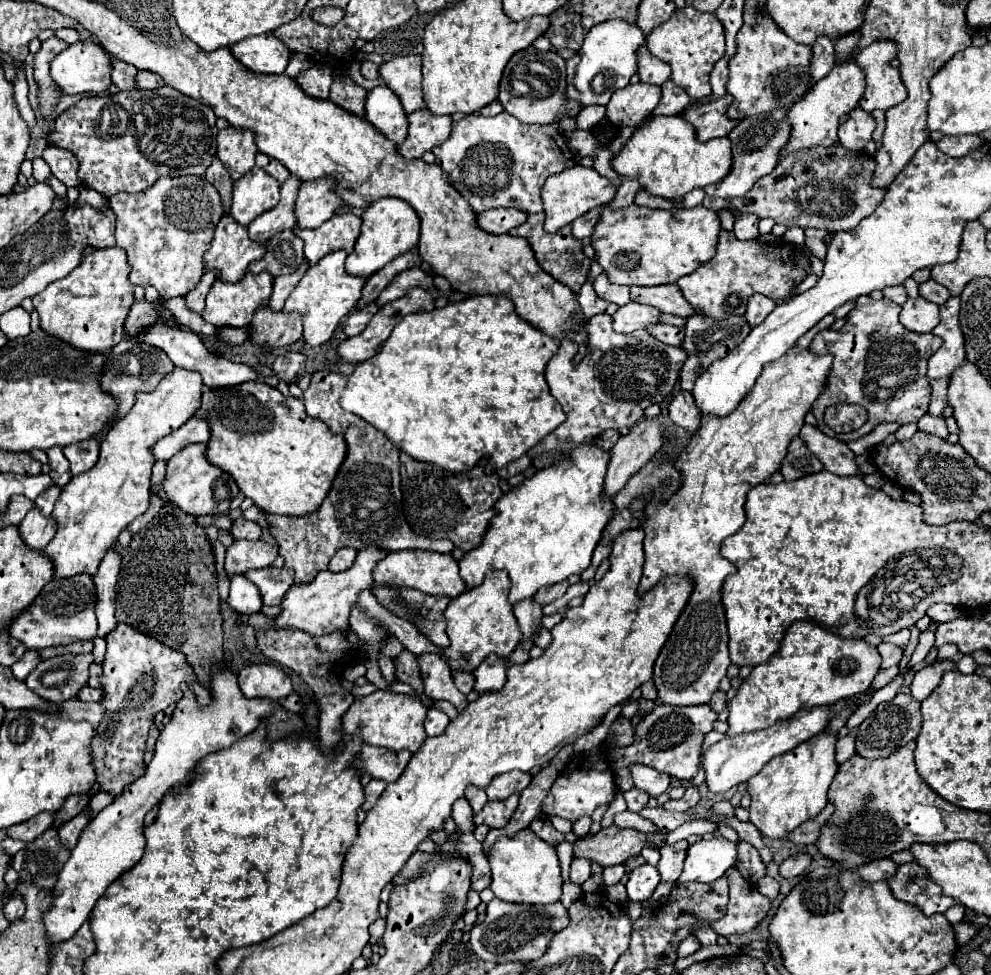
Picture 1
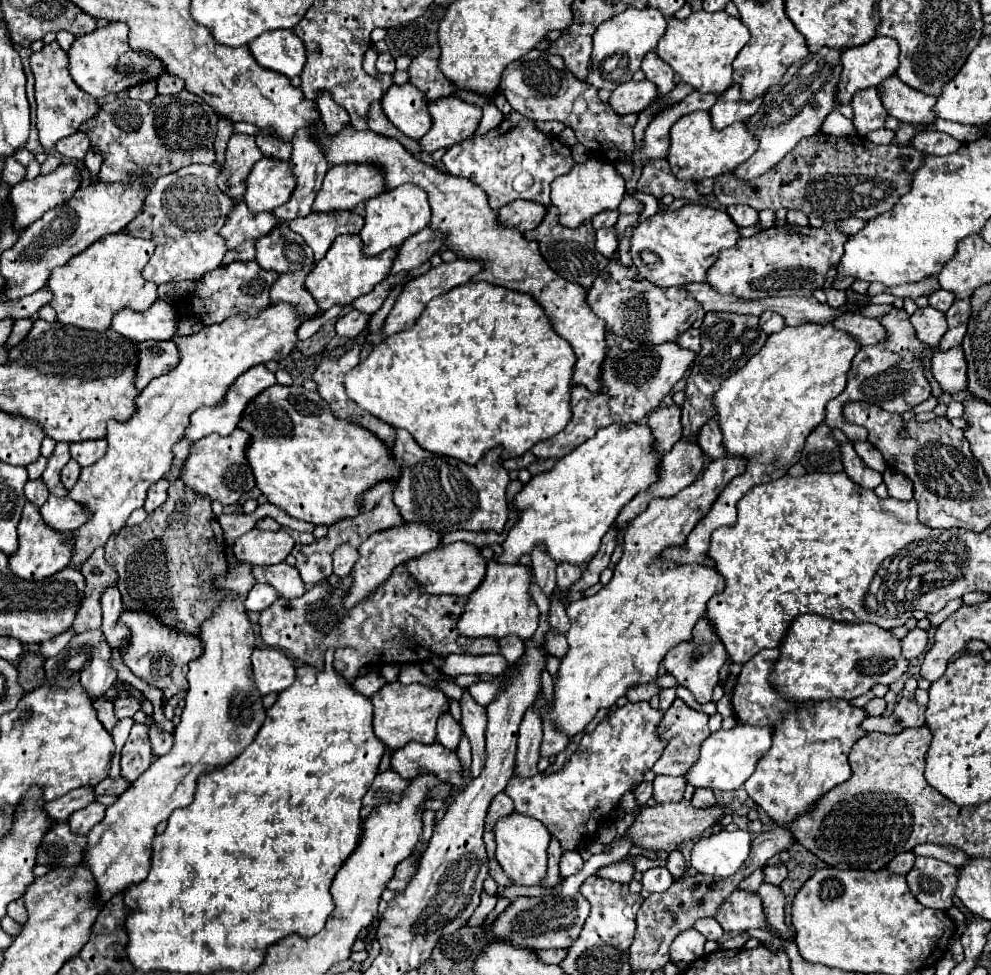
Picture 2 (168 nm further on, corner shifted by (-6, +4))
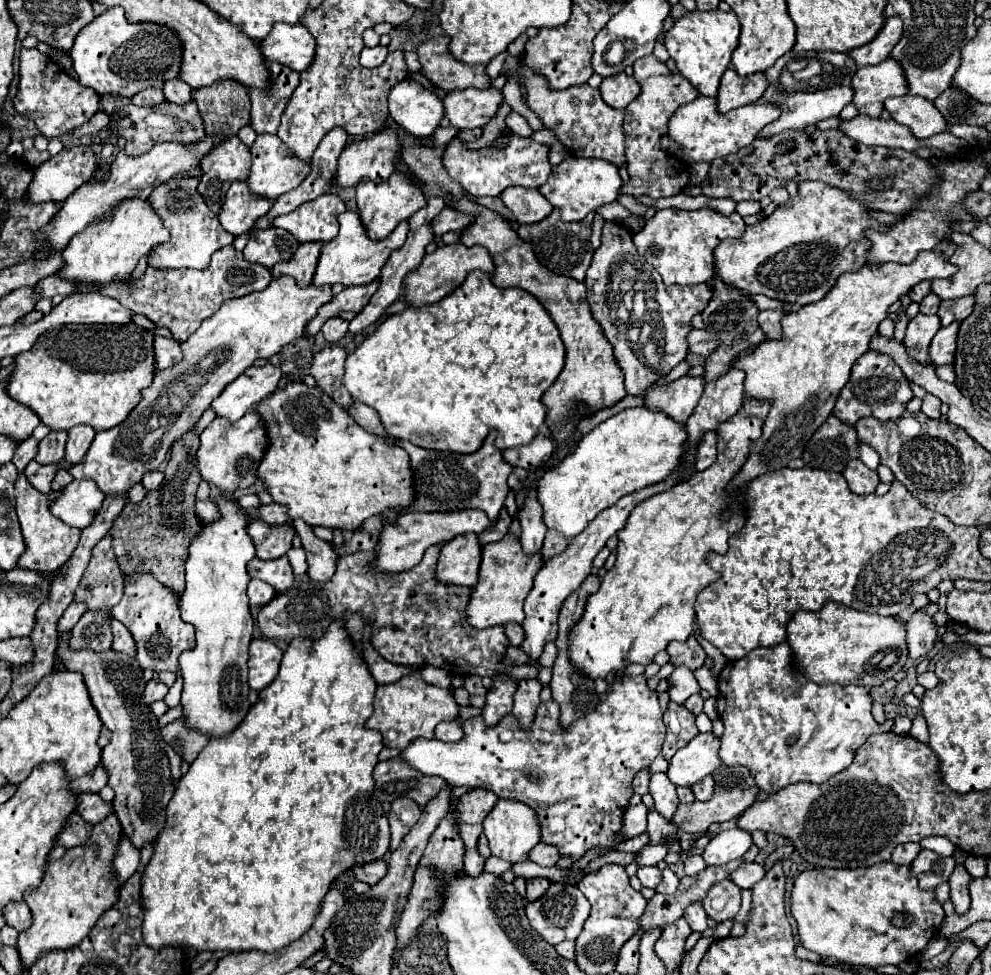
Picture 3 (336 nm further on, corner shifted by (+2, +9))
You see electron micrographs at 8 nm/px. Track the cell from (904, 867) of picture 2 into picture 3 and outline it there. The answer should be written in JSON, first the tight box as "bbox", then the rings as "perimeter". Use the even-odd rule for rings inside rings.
{"bbox":[892,842,922,866],"perimeter":[[[910,842],[910,844],[900,844],[900,846],[892,852],[892,862],[910,866],[912,860],[918,856],[920,850],[922,850],[922,846],[920,846],[920,844],[914,844],[914,842]]]}

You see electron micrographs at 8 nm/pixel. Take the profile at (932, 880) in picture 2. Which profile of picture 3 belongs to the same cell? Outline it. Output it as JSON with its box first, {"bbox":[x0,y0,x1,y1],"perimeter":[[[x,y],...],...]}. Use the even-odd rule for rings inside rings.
{"bbox":[912,850,954,890],"perimeter":[[[922,850],[912,862],[912,872],[918,876],[920,888],[932,890],[950,878],[954,866],[954,856],[940,856],[932,850]]]}

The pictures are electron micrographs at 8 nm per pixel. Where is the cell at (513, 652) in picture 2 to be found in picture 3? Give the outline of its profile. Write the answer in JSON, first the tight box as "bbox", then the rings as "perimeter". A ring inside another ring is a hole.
{"bbox":[504,624,524,646],"perimeter":[[[506,624],[504,630],[506,630],[506,636],[510,638],[512,646],[520,646],[522,644],[522,640],[524,640],[524,628],[522,628],[522,624]]]}

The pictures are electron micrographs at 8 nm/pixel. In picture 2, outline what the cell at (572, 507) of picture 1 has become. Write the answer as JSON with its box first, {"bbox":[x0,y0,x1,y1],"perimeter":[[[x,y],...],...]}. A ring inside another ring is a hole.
{"bbox":[496,423,660,563],"perimeter":[[[614,423],[598,429],[596,437],[558,459],[550,471],[532,475],[514,497],[518,521],[508,531],[502,543],[504,551],[496,561],[520,563],[520,557],[532,555],[536,545],[544,545],[544,551],[556,563],[588,563],[598,553],[600,539],[614,525],[624,505],[656,481],[660,455],[652,451],[652,443],[648,425]]]}

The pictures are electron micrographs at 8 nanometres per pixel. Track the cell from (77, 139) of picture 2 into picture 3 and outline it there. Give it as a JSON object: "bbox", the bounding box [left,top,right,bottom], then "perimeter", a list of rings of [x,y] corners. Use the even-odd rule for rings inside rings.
{"bbox":[72,110,110,138],"perimeter":[[[98,110],[86,124],[82,124],[78,130],[74,130],[72,134],[76,136],[76,138],[80,138],[80,136],[92,136],[92,134],[98,134],[100,130],[104,130],[106,126],[110,124],[110,116],[104,112],[104,110]]]}

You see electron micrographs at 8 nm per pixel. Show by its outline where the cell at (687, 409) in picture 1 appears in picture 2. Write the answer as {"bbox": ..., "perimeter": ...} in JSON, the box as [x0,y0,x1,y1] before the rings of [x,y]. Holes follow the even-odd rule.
{"bbox":[698,417,724,459],"perimeter":[[[712,417],[706,425],[700,427],[700,431],[698,431],[698,445],[700,445],[700,449],[702,449],[710,459],[720,459],[720,457],[724,457],[720,441],[722,441],[722,433],[720,433],[720,429],[718,429],[716,417]]]}

